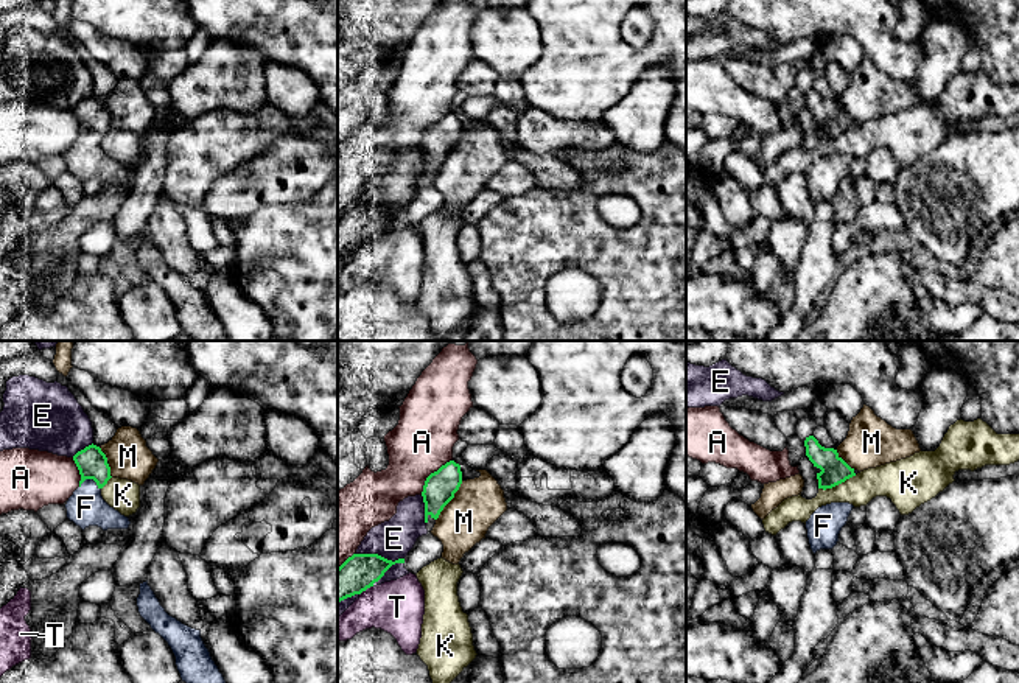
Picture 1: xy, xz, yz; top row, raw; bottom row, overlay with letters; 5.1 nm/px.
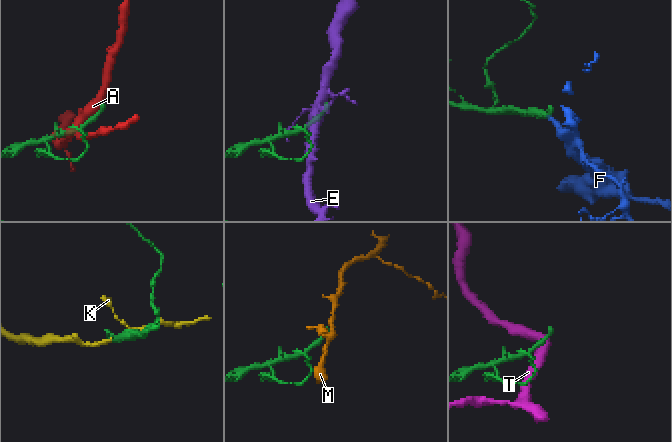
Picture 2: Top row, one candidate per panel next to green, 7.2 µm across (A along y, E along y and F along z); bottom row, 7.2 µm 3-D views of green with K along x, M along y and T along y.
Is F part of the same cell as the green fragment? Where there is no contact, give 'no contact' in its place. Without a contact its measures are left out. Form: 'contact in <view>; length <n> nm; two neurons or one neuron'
contact in xy; length 110 nm; one neuron

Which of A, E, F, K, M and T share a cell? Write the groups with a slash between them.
A / E / F / K / M / T

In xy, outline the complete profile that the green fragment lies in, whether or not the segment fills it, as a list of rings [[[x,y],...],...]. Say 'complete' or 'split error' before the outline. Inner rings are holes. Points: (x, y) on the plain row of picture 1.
split error; [[[89,96],[73,107],[79,121],[79,138],[68,149],[67,170],[82,182],[89,177],[107,180],[128,180],[131,173],[110,159],[101,148],[101,140],[107,135],[110,118],[106,106],[96,96]]]

